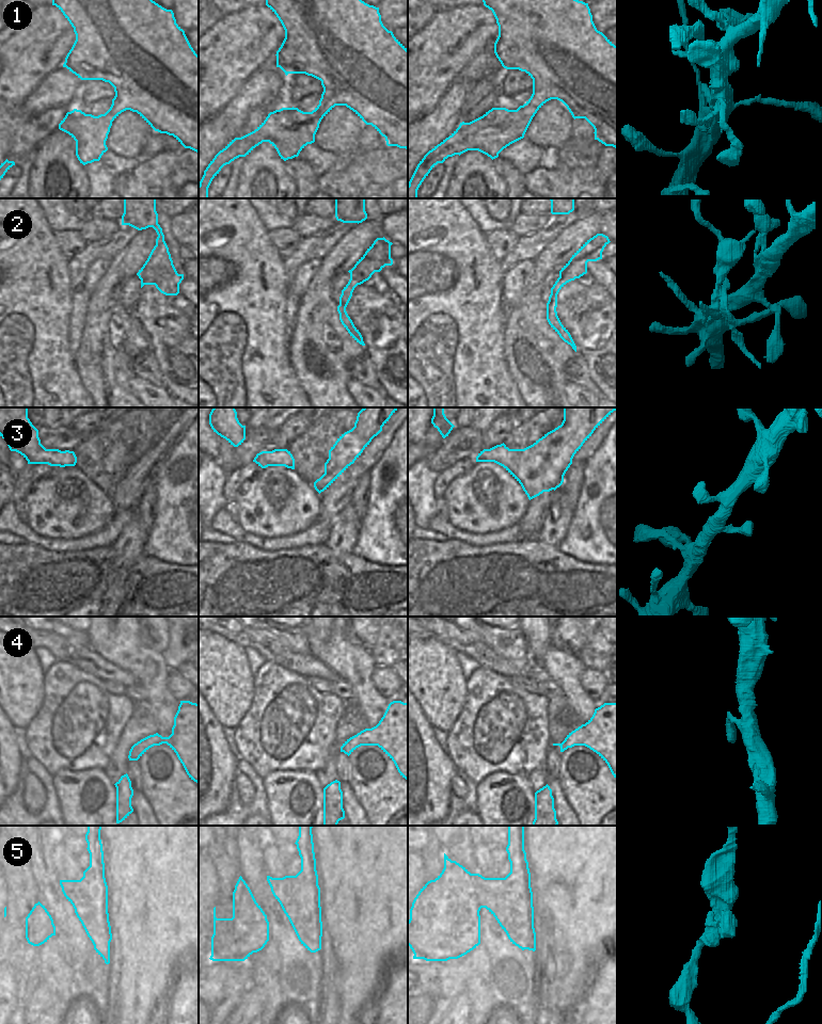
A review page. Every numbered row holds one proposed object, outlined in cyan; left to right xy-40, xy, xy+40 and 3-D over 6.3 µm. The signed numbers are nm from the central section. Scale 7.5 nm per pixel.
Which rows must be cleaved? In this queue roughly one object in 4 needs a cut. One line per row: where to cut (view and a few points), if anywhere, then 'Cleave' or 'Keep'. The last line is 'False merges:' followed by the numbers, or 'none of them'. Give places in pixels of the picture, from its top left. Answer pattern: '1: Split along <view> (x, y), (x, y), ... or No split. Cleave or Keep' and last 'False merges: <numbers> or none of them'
1: No split. Keep
2: Split along xy-40 (141, 282), (145, 284). Cleave
3: No split. Keep
4: No split. Keep
5: No split. Keep
False merges: 2

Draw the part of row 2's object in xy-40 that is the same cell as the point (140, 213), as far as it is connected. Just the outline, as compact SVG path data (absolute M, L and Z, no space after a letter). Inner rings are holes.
M124 198L122 225L129 225L138 230L153 227L158 237L147 260L137 275L141 283L155 285L165 295L177 295L184 274L178 274L164 241L162 228L158 224L156 198Z

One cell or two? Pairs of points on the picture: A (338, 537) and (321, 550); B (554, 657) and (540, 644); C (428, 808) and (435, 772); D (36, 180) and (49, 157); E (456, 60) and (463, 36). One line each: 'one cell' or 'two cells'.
A: two cells
B: two cells
C: one cell
D: one cell
E: one cell

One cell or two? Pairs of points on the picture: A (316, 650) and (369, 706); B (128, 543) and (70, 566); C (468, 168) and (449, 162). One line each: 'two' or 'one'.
A: one
B: two
C: two

